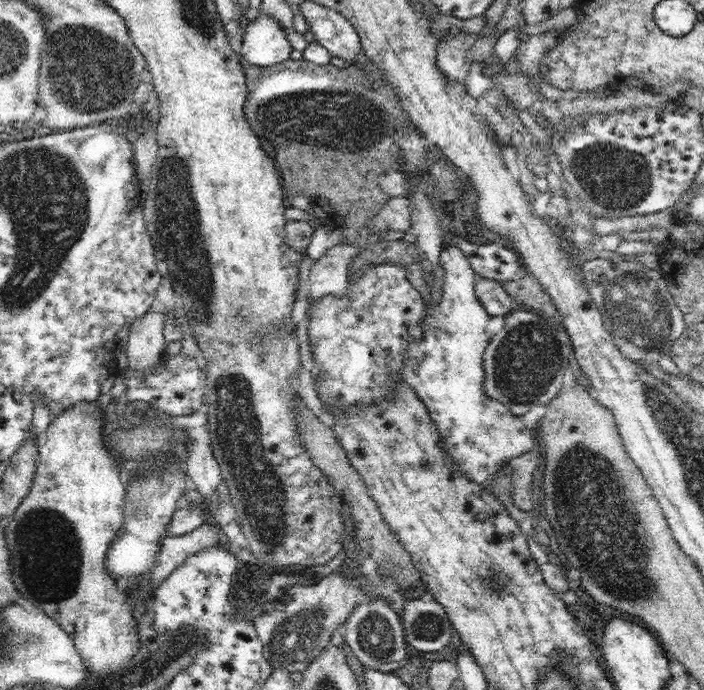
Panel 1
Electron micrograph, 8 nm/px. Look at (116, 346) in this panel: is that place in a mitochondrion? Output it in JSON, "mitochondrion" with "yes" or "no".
{"mitochondrion":"no"}

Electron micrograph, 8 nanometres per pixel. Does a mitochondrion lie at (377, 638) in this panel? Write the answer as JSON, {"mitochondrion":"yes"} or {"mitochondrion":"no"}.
{"mitochondrion":"yes"}

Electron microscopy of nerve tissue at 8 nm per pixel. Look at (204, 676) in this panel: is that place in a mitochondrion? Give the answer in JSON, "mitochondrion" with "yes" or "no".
{"mitochondrion":"no"}

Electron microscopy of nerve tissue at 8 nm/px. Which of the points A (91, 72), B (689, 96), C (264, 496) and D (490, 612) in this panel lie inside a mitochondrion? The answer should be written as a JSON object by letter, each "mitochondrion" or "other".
{"A":"mitochondrion","B":"other","C":"mitochondrion","D":"other"}

